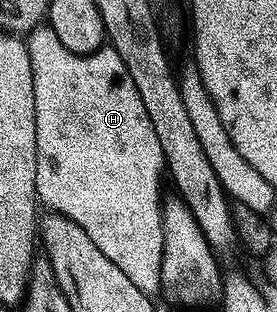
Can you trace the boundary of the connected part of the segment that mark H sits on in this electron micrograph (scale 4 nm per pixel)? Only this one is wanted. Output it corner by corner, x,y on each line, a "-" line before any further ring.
40,25
26,36
27,53
29,65
33,75
33,101
35,102
35,128
37,129
37,181
35,182
35,193
40,204
47,206
48,212
56,215
69,217
85,233
89,233
89,241
137,285
145,294
154,296
159,291
159,278
161,277
161,249
163,248
163,209
161,206
161,194
159,195
159,182
165,179
165,164
161,145
157,141
155,127
149,121
149,113
145,113
145,105
141,105
141,97
137,93
137,85
133,85
133,77
125,69
125,61
121,61
115,50
110,47
102,47
93,52
92,55
74,55
65,49
57,39
57,34
48,25

